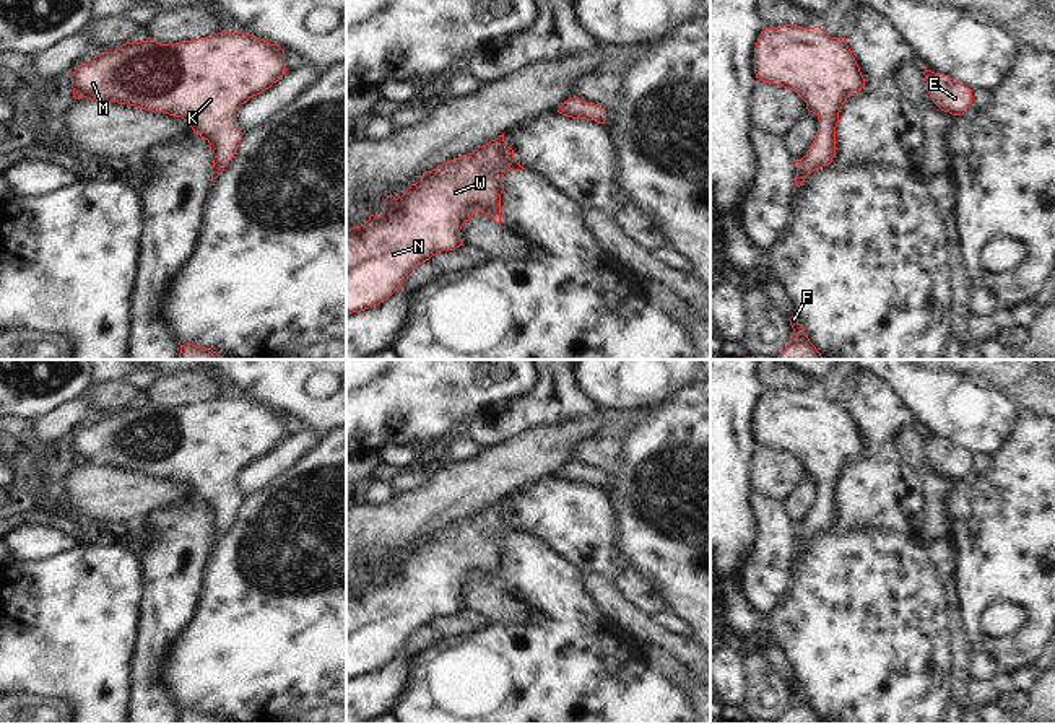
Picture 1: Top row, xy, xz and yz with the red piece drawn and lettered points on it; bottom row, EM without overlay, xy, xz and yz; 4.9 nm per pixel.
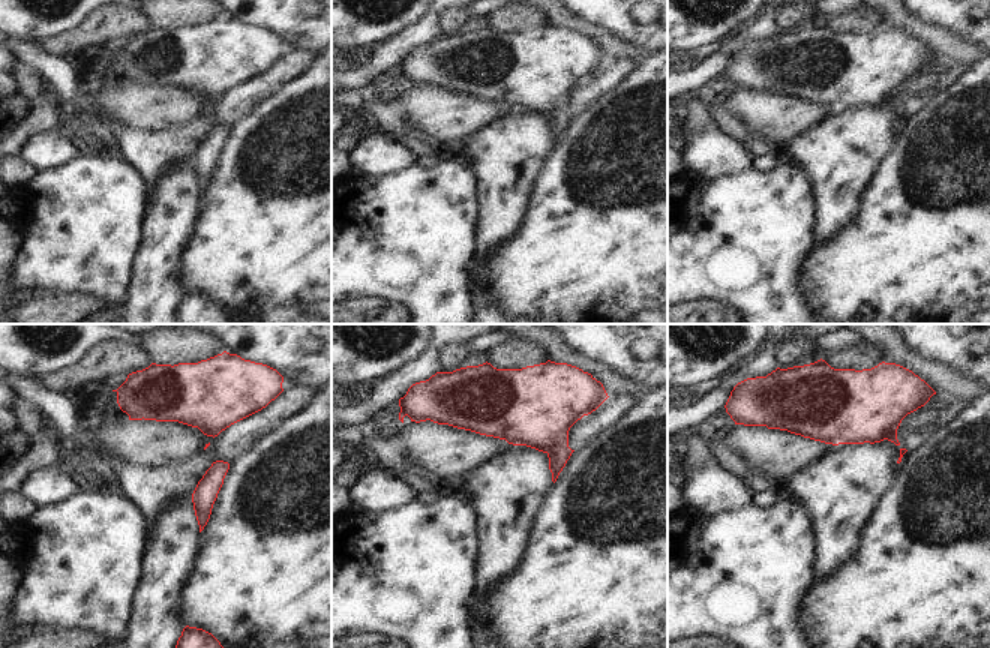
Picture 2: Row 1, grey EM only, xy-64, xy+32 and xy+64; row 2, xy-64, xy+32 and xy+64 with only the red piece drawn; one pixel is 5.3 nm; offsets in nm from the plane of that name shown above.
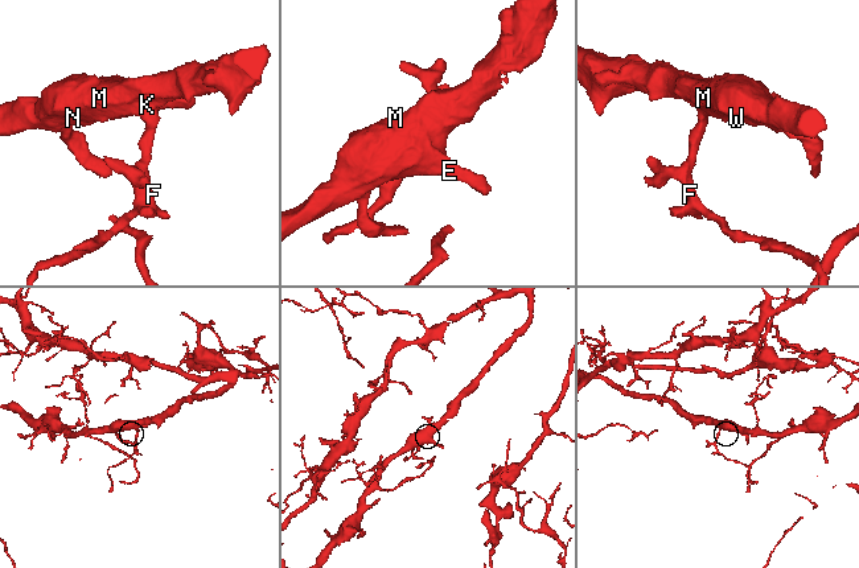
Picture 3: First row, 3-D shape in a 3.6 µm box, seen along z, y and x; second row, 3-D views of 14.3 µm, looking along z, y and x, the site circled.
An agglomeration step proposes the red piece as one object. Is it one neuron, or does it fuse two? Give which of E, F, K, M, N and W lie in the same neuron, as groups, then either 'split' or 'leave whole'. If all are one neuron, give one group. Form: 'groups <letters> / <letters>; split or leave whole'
groups E F K M N W; leave whole

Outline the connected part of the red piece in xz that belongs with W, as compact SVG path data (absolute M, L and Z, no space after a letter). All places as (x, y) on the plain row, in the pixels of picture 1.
M502 498L473 517L426 535L402 561L390 558L380 581L371 579L364 589L346 594L346 680L387 665L416 630L463 610L460 594L475 578L484 578L499 589L502 542L507 535L522 534Z

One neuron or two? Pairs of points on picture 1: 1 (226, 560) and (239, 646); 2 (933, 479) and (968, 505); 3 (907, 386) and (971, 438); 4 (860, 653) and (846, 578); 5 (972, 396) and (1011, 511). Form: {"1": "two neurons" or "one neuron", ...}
{"1": "one neuron", "2": "two neurons", "3": "one neuron", "4": "one neuron", "5": "two neurons"}

